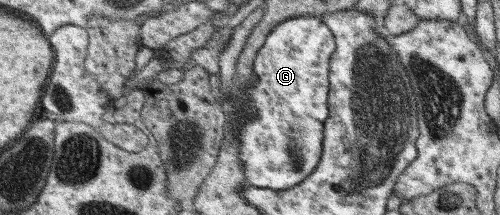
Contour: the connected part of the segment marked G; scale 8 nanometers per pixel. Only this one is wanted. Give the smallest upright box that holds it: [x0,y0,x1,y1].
[234,16,335,191]

